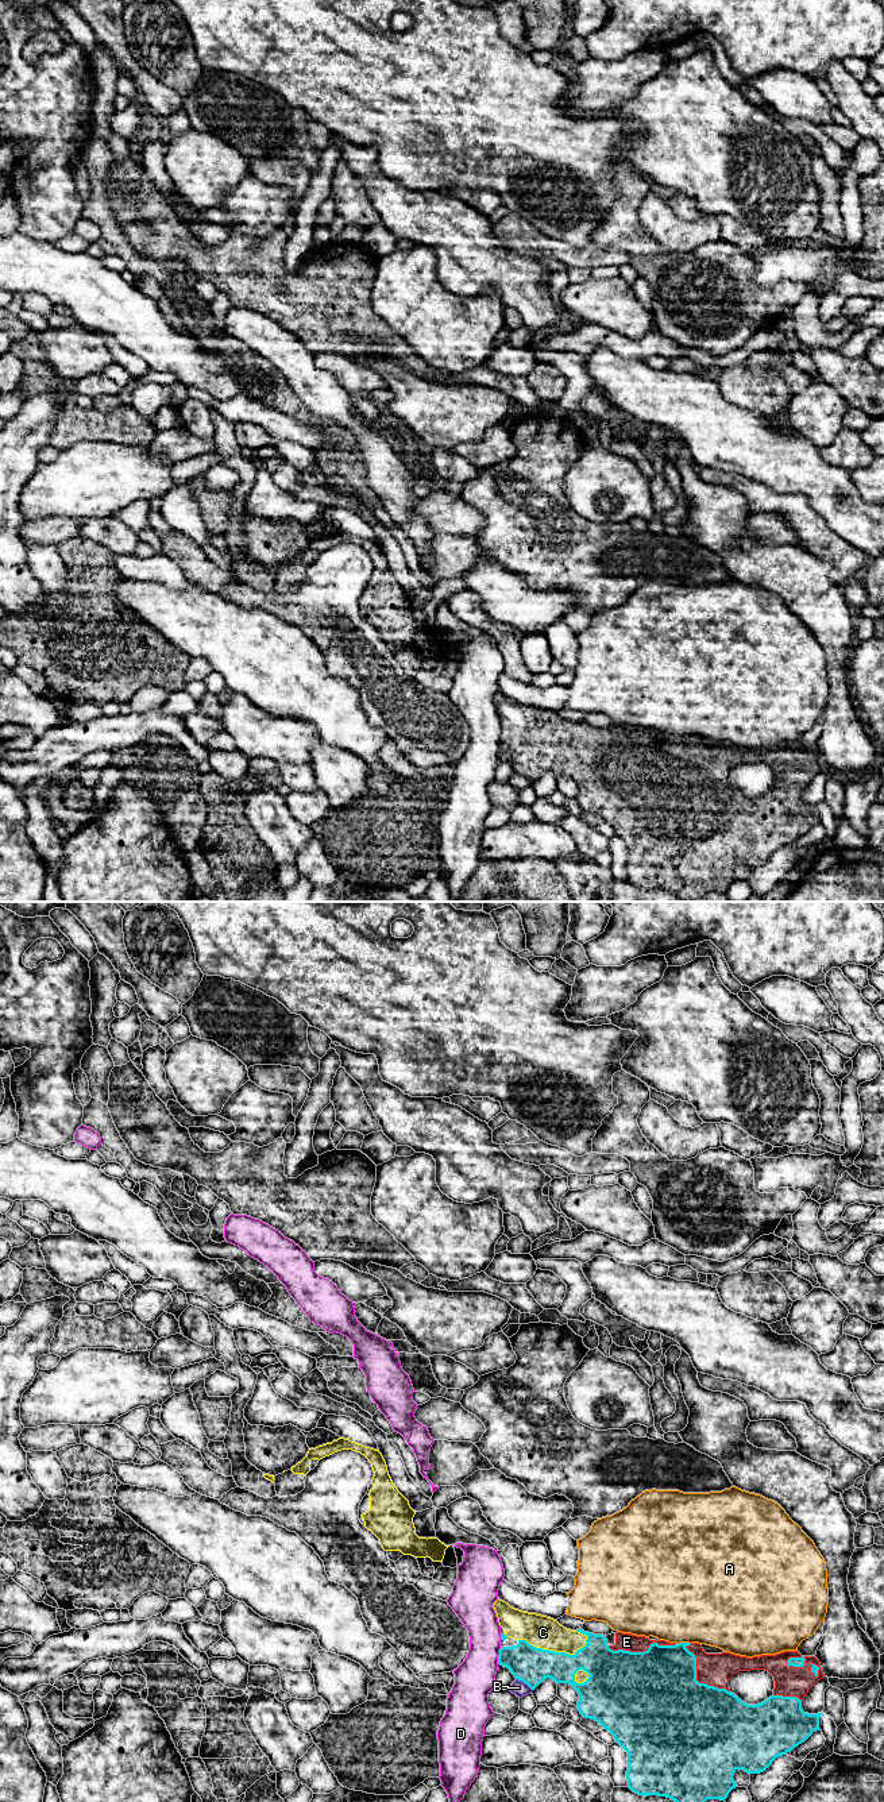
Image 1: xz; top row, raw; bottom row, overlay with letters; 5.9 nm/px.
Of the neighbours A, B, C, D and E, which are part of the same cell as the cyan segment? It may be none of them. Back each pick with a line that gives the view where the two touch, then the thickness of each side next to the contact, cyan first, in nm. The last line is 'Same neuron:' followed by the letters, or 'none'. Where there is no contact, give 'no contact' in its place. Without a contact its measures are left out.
C: contact in xz; calibres 220 and 190 nm
E: contact in xz; calibres 500 and 110 nm
Same neuron: C, E

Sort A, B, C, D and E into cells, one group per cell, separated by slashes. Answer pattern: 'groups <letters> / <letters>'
groups A / B / C E / D

